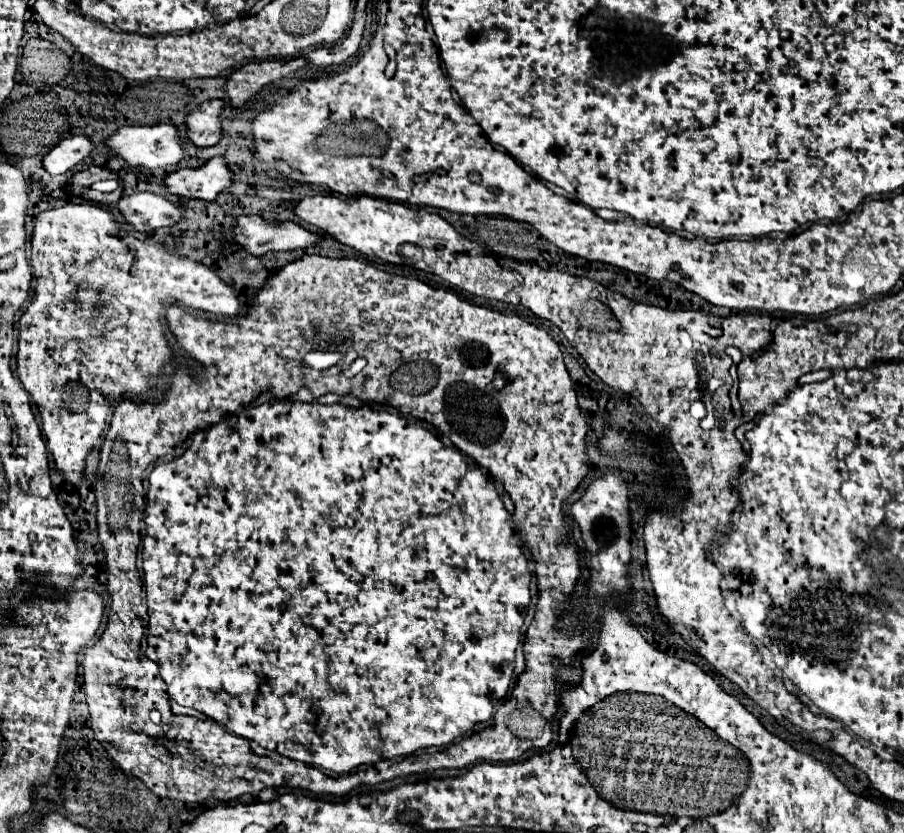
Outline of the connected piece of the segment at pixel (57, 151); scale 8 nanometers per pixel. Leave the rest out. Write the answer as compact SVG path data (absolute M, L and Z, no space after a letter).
M73 136L61 140L51 152L43 156L43 168L49 174L65 174L81 160L85 160L91 154L91 148L93 144L87 136Z

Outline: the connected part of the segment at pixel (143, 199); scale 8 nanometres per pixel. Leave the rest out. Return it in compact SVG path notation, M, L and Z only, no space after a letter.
M151 192L125 196L117 202L117 208L127 224L131 224L137 232L145 232L145 234L163 226L173 226L181 218L179 206Z

